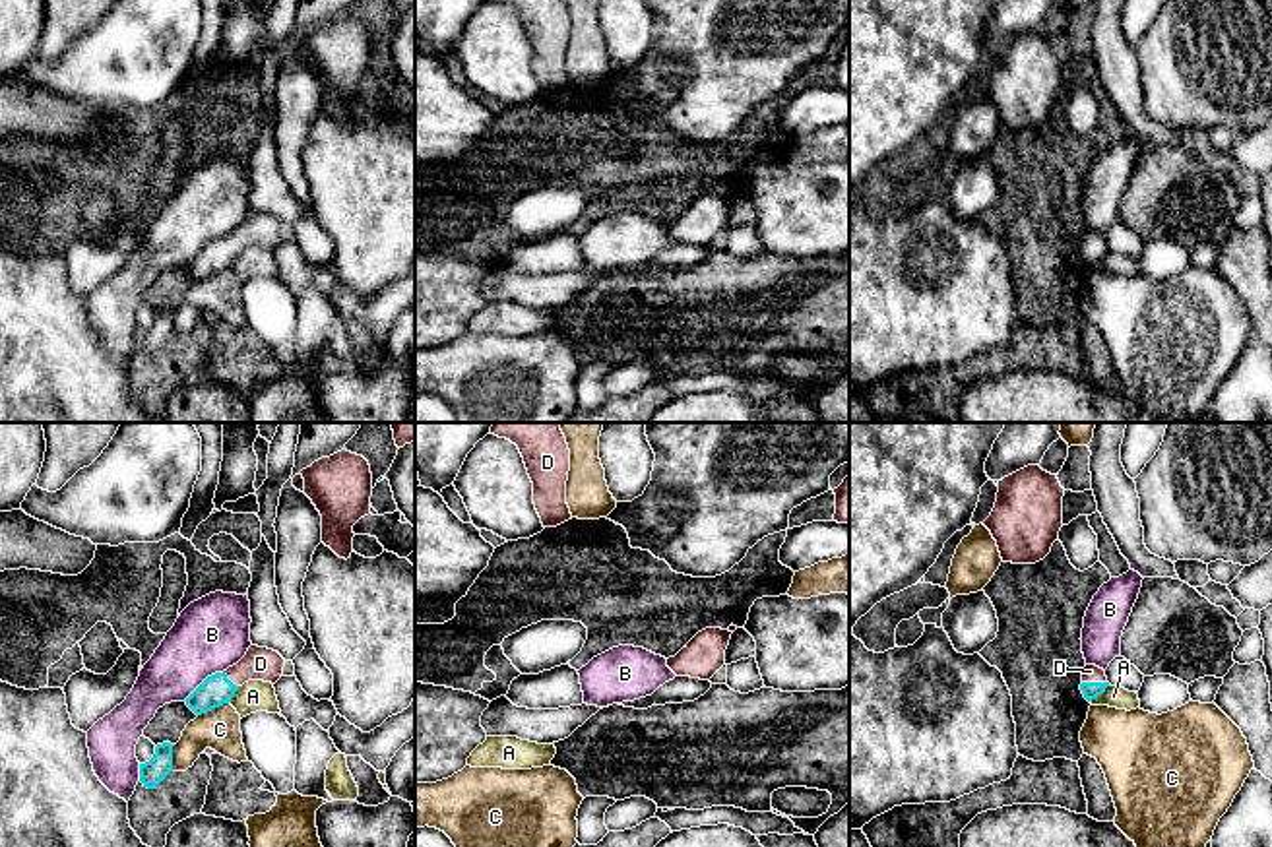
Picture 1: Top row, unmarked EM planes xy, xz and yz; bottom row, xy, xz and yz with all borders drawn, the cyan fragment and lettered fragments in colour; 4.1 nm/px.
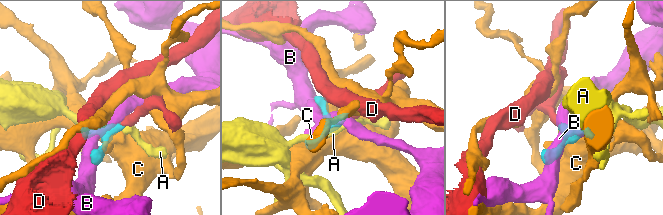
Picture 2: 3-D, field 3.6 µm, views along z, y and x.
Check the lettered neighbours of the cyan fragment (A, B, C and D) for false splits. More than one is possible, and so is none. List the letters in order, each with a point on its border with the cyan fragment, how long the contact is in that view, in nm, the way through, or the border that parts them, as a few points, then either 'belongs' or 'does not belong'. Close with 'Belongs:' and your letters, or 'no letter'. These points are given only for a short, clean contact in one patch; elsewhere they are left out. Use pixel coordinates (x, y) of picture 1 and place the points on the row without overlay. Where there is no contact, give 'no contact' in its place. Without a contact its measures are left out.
A: yz (1100, 260) | 120 nm | does not belong
B: xy (204, 247) | 220 nm | does not belong
C: xy (214, 274) | 150 nm | does not belong
D: yz (1094, 249) | 100 nm | across yz (1090, 256), (1094, 249), (1092, 239) | belongs
Belongs: D

